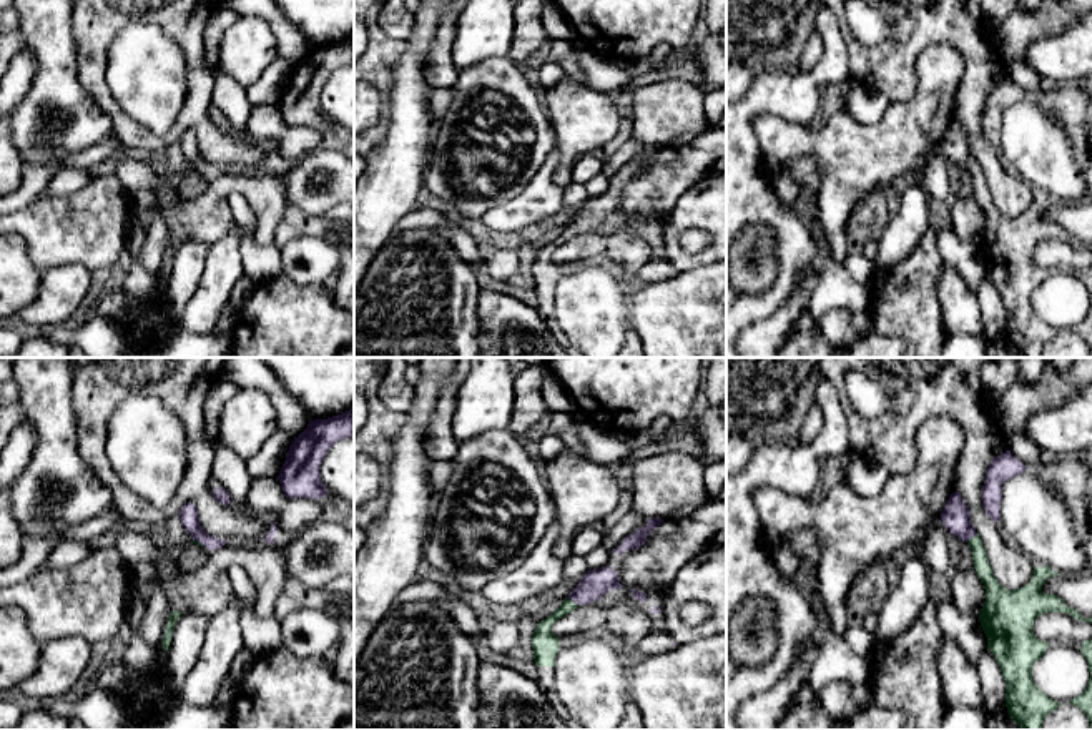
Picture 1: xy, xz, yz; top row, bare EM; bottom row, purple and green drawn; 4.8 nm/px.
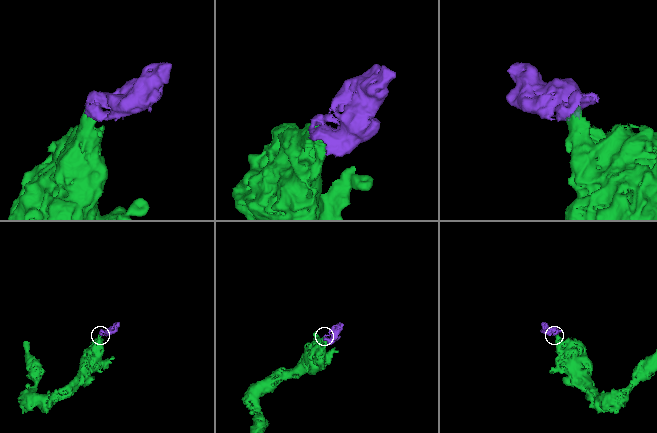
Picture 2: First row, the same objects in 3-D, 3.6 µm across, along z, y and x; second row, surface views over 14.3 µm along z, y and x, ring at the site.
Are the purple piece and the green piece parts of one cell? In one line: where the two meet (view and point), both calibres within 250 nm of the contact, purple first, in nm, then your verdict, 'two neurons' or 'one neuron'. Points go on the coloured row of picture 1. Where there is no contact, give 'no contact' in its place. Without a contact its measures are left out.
xz (572, 601) | 140/130 nm | one neuron

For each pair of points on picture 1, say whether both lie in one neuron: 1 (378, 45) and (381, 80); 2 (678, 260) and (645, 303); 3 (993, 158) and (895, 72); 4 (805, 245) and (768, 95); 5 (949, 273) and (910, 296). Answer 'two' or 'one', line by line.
1: one
2: two
3: one
4: one
5: two

